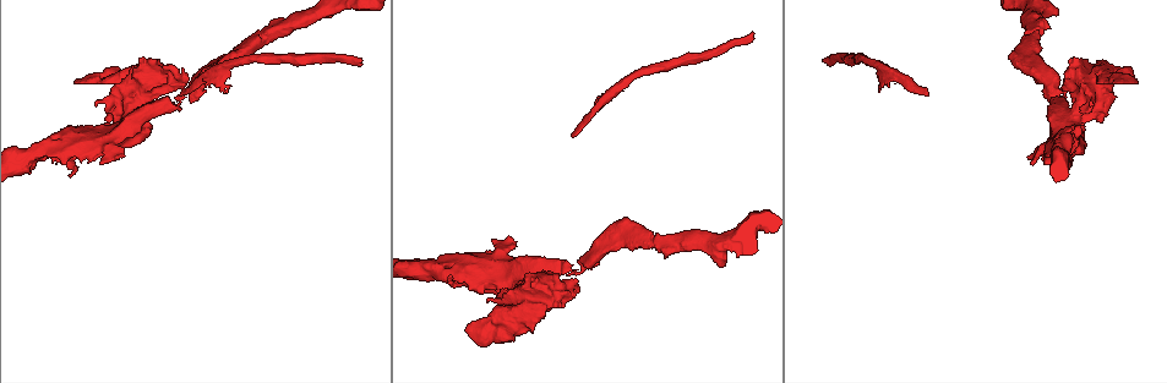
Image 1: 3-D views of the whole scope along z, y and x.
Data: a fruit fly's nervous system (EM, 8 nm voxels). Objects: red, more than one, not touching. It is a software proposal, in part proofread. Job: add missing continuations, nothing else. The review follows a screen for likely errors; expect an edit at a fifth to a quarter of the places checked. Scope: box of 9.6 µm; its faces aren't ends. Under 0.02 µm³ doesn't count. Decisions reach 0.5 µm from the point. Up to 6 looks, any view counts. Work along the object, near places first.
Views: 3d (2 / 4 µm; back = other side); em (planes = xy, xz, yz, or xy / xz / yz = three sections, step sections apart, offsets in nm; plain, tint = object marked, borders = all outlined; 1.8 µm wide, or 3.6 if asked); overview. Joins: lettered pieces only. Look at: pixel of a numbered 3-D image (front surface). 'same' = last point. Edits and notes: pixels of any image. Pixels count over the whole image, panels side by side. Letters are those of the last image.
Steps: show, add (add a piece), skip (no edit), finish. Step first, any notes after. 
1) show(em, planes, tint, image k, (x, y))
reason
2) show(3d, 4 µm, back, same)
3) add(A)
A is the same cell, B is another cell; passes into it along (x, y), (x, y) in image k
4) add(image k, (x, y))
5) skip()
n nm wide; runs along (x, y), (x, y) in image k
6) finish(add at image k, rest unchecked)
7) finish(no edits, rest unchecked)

show(em, planes, borders, image 1, (52, 161))
an open end

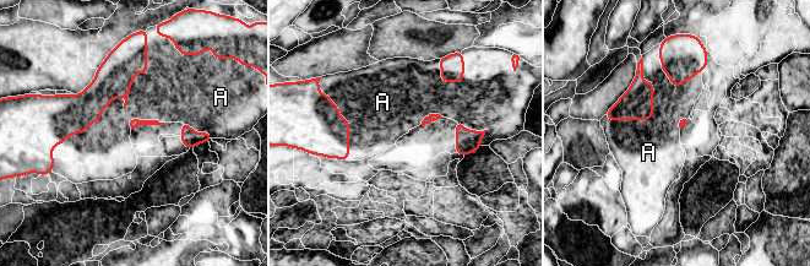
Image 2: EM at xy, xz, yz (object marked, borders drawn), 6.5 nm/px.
add(A)
A is the same cell; passes into it along (68, 115), (104, 108), (105, 146) in image 2; it goes on there

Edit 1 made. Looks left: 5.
show(overview)
redraw

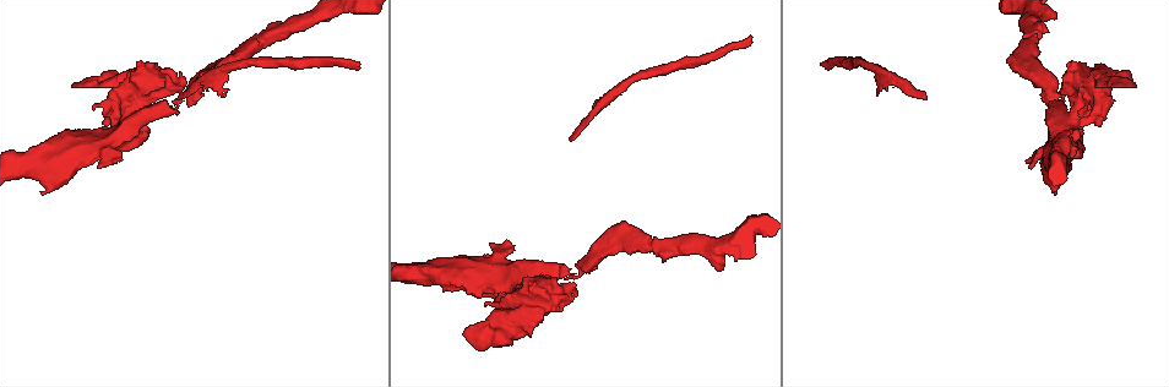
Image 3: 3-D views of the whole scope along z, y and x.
show(em, planes, borders, image 3, (573, 137))
branch stops here

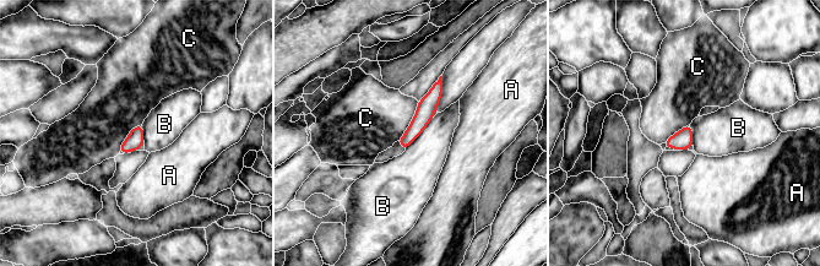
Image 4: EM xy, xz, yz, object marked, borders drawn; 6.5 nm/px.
skip()
120 nm wide; A, B and C are other cells; runs along (439, 83), (419, 123), (402, 144) in image 4; no lettered piece goes on from it

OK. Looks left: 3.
show(3d, 4 µm, image 3, (359, 61))
branch stops here

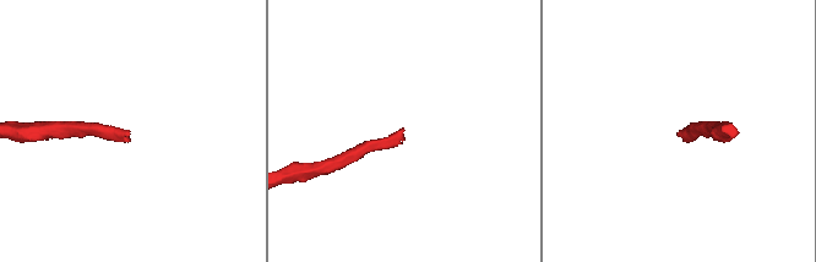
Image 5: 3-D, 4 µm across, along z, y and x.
show(em, planes, borders, image 5, (128, 132))
now the EM

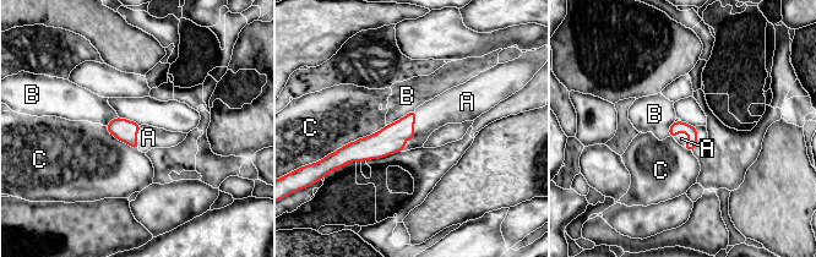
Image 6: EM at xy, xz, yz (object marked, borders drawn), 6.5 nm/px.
add(A)
A is the same cell, B and C are other cells; passes into it along (389, 140), (414, 134), (444, 109) in image 6; the neuron continues

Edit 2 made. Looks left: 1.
finish(add at image 2, add at image 6, rest unchecked)

